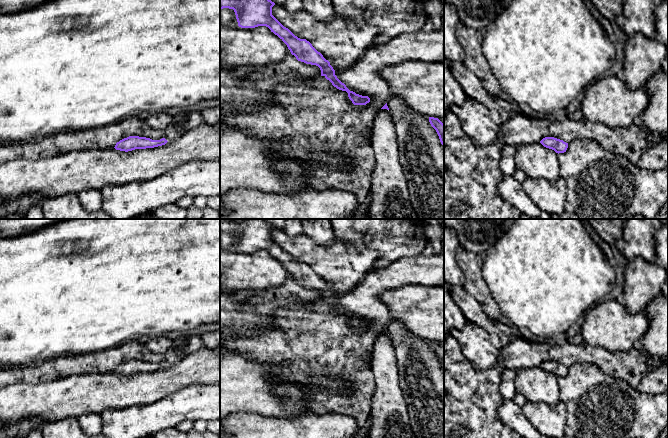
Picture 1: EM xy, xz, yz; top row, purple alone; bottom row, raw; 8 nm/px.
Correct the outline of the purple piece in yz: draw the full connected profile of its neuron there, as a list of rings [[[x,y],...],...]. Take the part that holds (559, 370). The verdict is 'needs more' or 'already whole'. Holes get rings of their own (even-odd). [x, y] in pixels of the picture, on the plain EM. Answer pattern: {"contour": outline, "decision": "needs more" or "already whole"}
{"contour": [[[545,361],[540,367],[549,373],[554,374],[556,377],[564,377],[568,372],[568,367],[554,361]]], "decision": "already whole"}

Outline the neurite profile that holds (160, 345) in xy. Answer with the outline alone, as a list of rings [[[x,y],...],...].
[[[166,335],[158,338],[151,338],[145,340],[147,348],[155,354],[164,355],[169,349],[172,339],[168,338]]]

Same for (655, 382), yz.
[[[655,366],[651,371],[644,374],[637,389],[642,393],[653,395],[668,392],[668,366]]]

